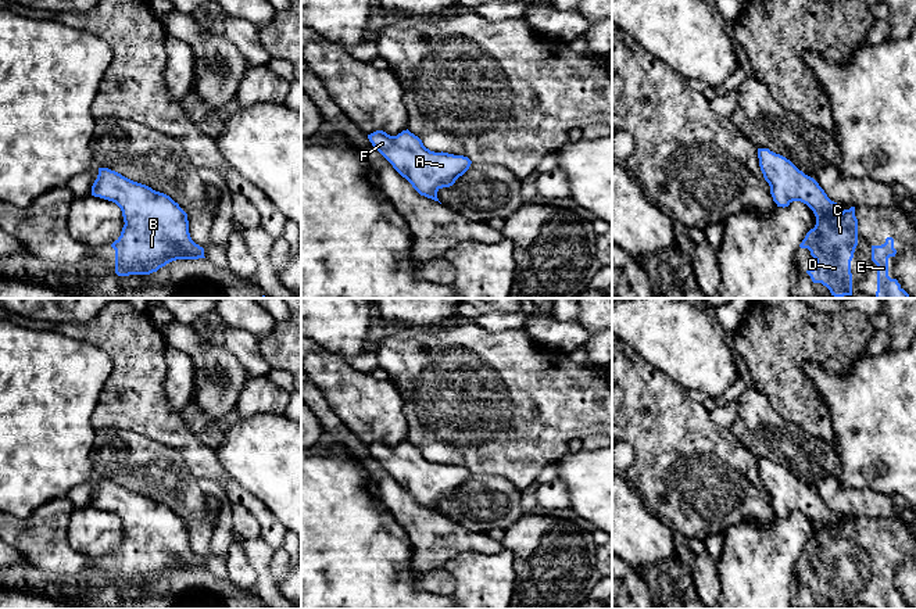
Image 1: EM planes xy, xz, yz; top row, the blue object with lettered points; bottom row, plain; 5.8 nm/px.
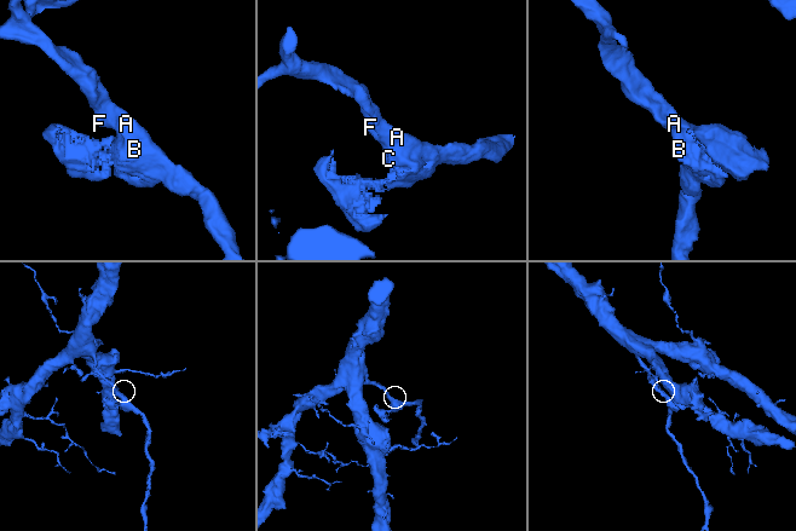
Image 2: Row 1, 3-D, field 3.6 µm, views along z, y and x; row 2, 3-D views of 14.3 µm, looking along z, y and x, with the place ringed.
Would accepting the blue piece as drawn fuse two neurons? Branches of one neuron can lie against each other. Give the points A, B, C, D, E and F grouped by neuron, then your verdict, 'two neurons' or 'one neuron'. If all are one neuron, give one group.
A B C D E F | one neuron

